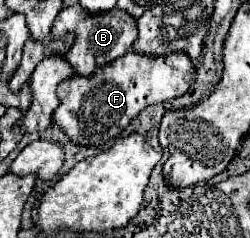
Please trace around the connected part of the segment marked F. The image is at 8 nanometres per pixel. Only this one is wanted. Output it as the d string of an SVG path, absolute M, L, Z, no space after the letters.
M130 51L128 55L122 55L120 59L114 59L112 63L96 69L92 75L88 77L80 77L80 75L72 75L70 79L62 81L58 85L58 95L60 95L60 107L54 111L54 123L58 123L62 127L62 131L68 135L68 139L76 145L82 147L104 147L108 145L112 139L116 139L116 135L120 135L128 123L146 107L156 105L156 103L164 103L176 97L182 97L190 83L192 71L192 81L194 81L194 63L188 55L184 53L170 53L164 57L144 57L140 53Z

